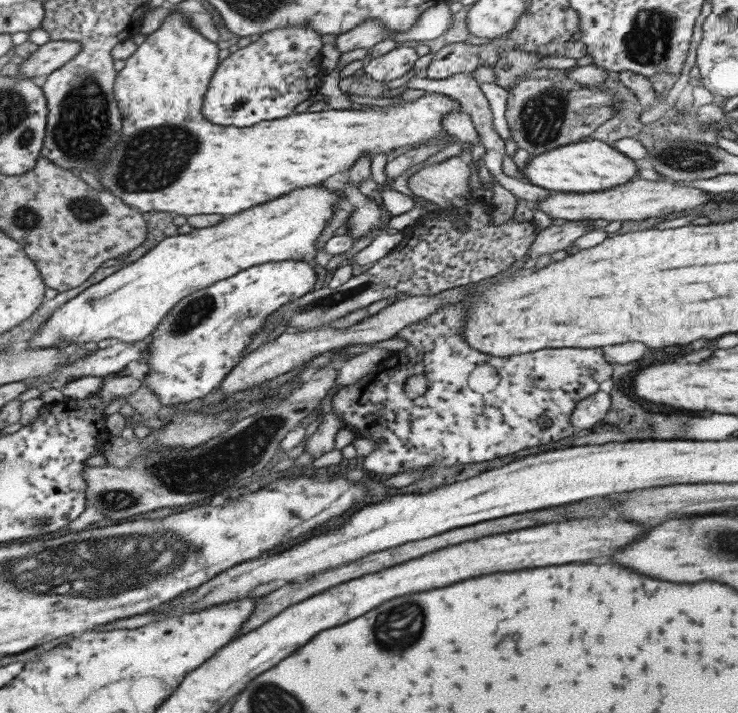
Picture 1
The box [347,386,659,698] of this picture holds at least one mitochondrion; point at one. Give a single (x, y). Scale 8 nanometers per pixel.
(395, 629)

